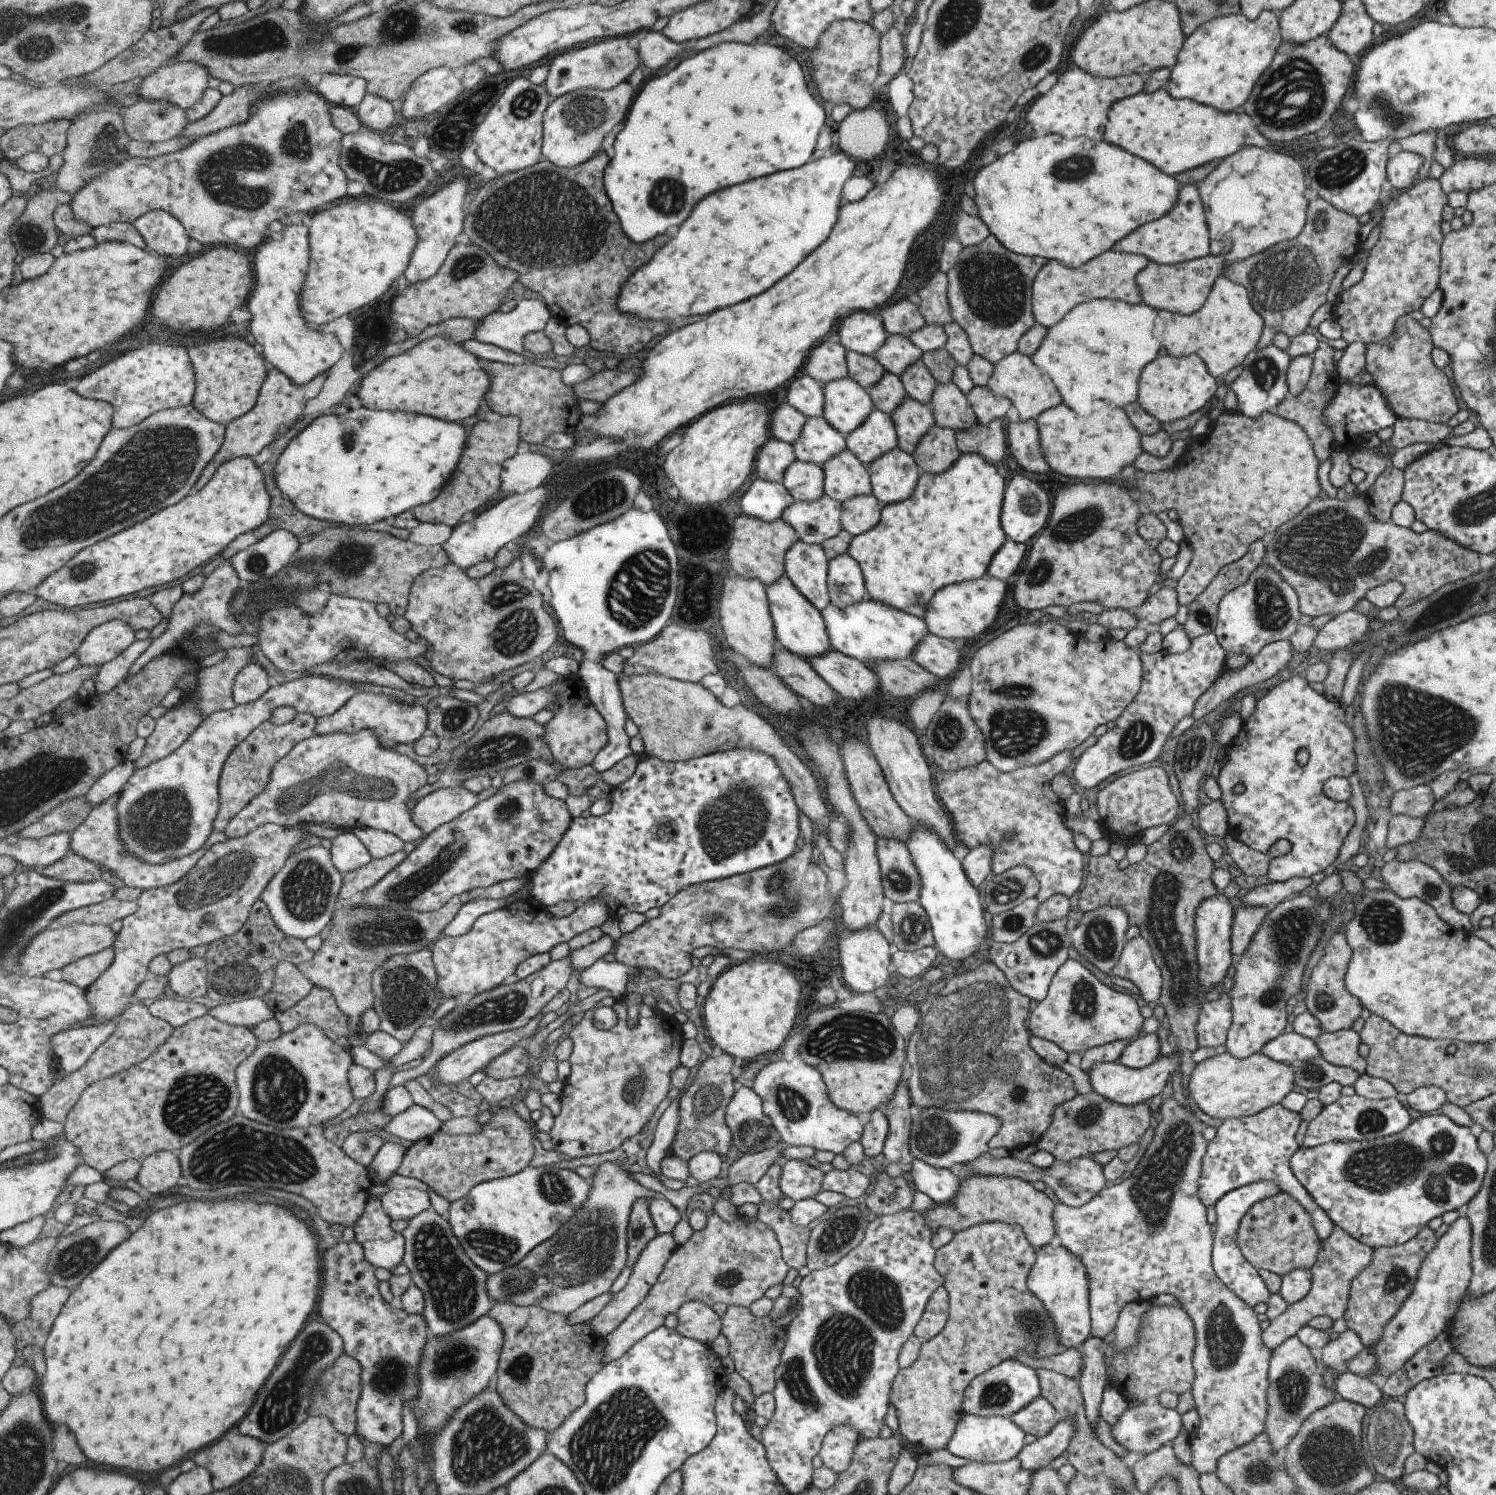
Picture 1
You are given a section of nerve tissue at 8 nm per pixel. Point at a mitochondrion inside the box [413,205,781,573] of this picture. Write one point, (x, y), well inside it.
(598, 496)

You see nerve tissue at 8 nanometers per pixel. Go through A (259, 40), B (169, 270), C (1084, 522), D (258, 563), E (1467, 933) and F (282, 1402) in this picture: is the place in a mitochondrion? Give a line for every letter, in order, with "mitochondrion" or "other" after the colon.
A: mitochondrion
B: other
C: mitochondrion
D: mitochondrion
E: other
F: mitochondrion

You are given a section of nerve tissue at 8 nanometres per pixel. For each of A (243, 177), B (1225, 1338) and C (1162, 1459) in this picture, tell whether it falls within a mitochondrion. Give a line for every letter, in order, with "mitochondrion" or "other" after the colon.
A: mitochondrion
B: mitochondrion
C: other

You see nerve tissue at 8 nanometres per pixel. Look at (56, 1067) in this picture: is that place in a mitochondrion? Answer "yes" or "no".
no

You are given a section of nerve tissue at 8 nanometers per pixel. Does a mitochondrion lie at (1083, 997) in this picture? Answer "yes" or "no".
yes

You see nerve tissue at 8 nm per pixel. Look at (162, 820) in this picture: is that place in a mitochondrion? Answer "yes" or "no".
yes

